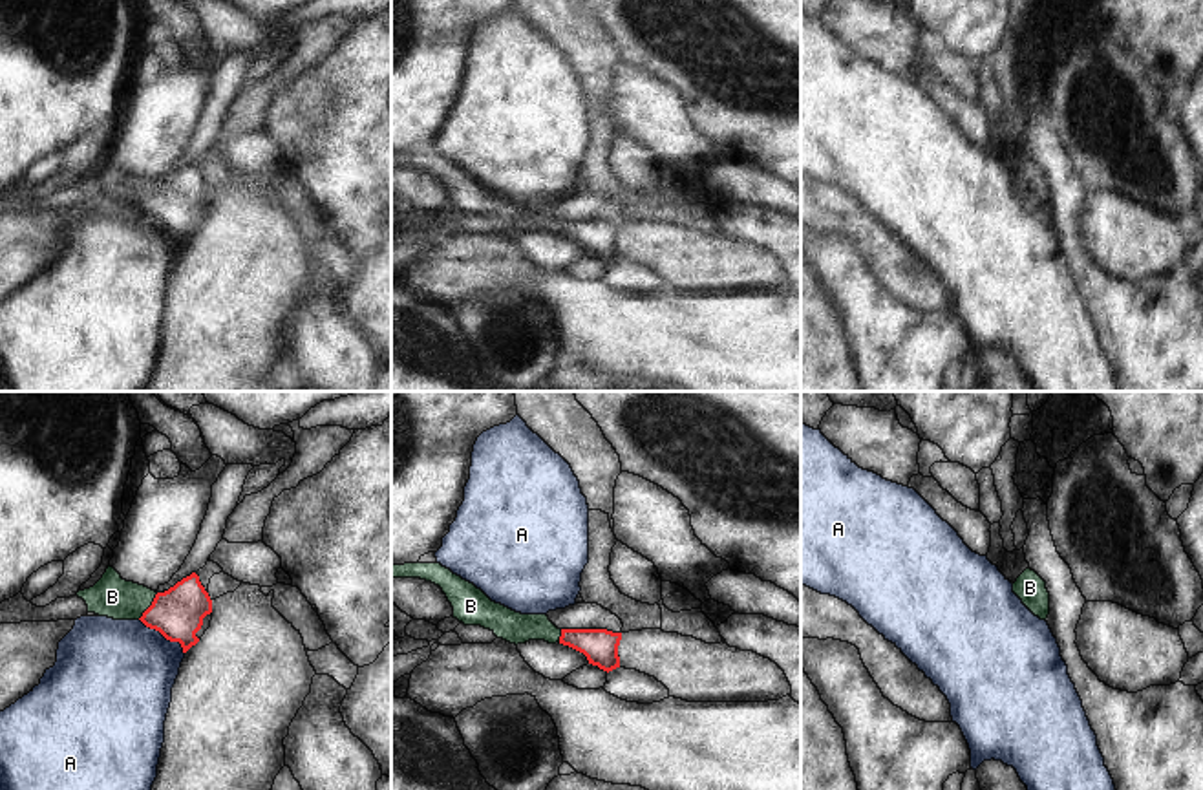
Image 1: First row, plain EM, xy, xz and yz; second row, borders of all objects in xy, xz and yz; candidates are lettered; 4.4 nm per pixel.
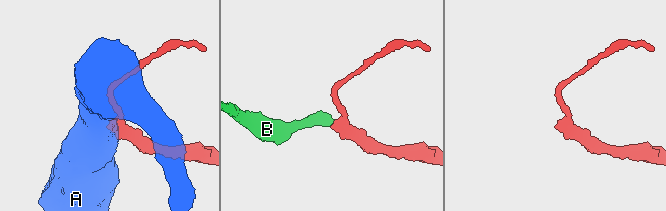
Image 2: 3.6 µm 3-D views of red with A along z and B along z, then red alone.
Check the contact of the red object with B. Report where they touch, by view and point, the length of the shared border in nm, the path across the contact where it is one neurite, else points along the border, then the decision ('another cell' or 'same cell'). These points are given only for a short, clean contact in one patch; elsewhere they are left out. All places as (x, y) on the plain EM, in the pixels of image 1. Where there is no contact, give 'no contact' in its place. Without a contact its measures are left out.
xy (150, 196) | 150 nm | across xy (178, 203), (158, 202), (150, 196), (112, 187) | same cell

